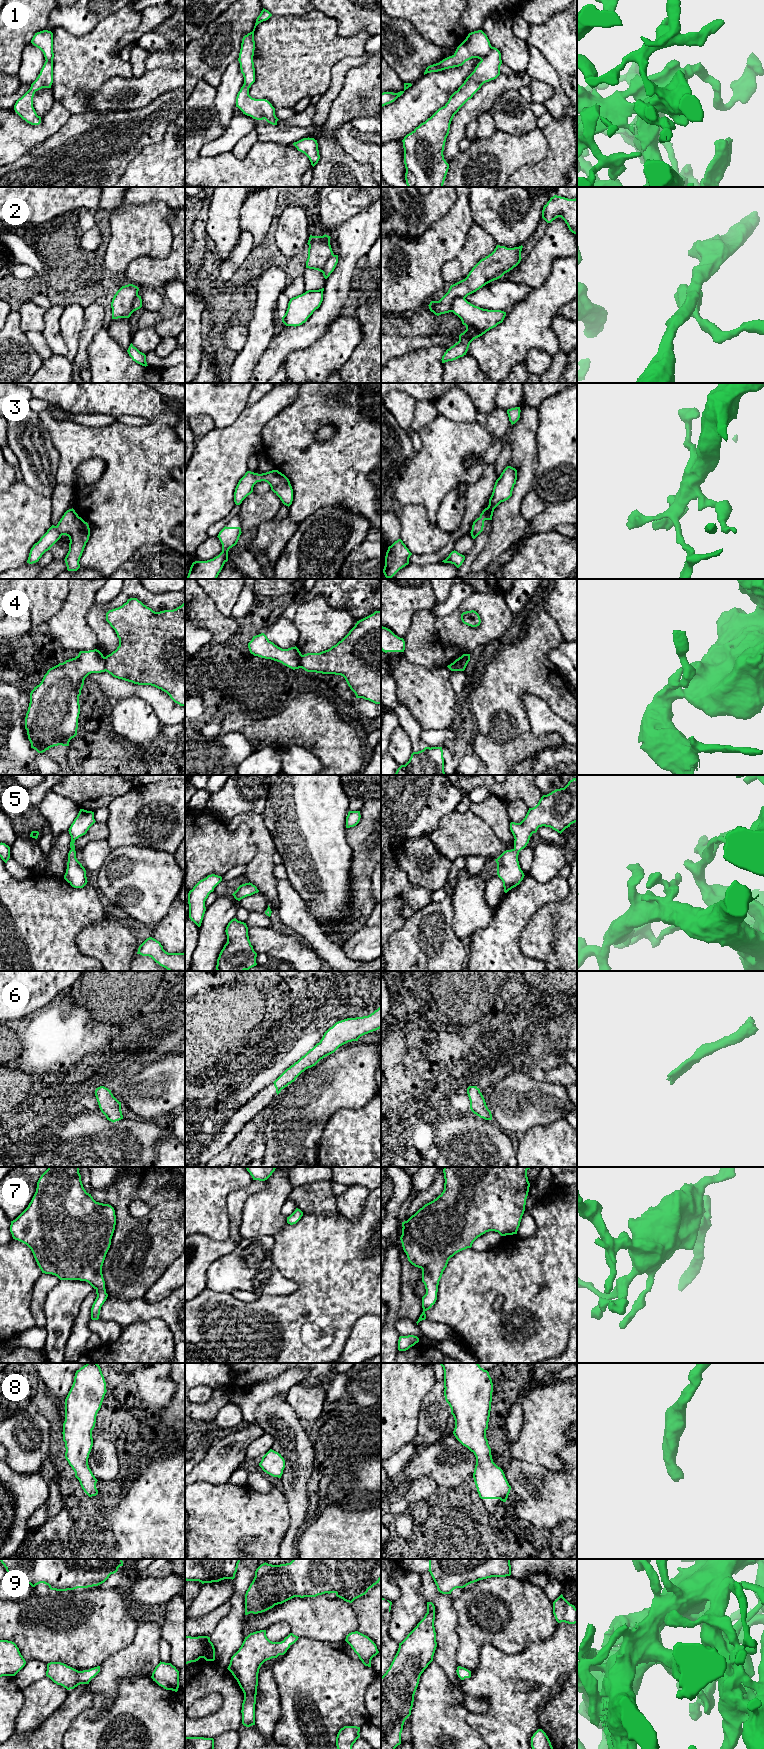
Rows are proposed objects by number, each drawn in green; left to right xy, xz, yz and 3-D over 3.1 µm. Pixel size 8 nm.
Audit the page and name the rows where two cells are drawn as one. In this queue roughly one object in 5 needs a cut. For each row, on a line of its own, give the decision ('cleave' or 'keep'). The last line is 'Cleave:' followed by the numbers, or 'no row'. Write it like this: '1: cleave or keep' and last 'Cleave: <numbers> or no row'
1: keep
2: cleave
3: keep
4: cleave
5: keep
6: keep
7: keep
8: keep
9: keep
Cleave: 2, 4

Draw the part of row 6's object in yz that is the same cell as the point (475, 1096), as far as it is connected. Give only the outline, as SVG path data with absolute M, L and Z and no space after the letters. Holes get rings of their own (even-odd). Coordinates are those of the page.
M469 1086L467 1094L470 1100L471 1111L485 1120L492 1120L491 1111L488 1109L485 1099L477 1086Z

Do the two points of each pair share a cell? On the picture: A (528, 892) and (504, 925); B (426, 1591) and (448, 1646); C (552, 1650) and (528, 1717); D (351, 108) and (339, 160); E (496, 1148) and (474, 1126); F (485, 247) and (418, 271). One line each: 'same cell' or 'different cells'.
A: same cell
B: same cell
C: same cell
D: same cell
E: same cell
F: different cells

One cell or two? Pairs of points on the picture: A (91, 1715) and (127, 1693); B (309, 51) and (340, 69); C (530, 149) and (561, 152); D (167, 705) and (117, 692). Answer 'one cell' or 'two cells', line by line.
A: one cell
B: two cells
C: two cells
D: one cell

